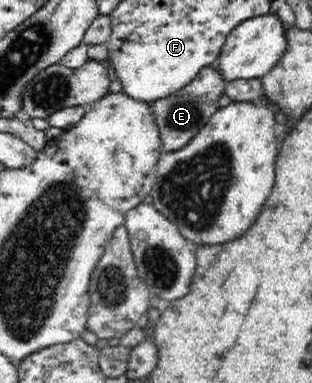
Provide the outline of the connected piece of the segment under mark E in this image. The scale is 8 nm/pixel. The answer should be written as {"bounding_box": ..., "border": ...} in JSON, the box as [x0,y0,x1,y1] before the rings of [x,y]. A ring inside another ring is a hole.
{"bounding_box":[152,65,226,153],"border":[[[211,65],[201,69],[197,77],[180,91],[152,103],[157,125],[160,127],[163,153],[177,151],[189,145],[195,134],[216,113],[219,99],[225,93],[225,85],[226,81],[222,79],[217,67]]]}

